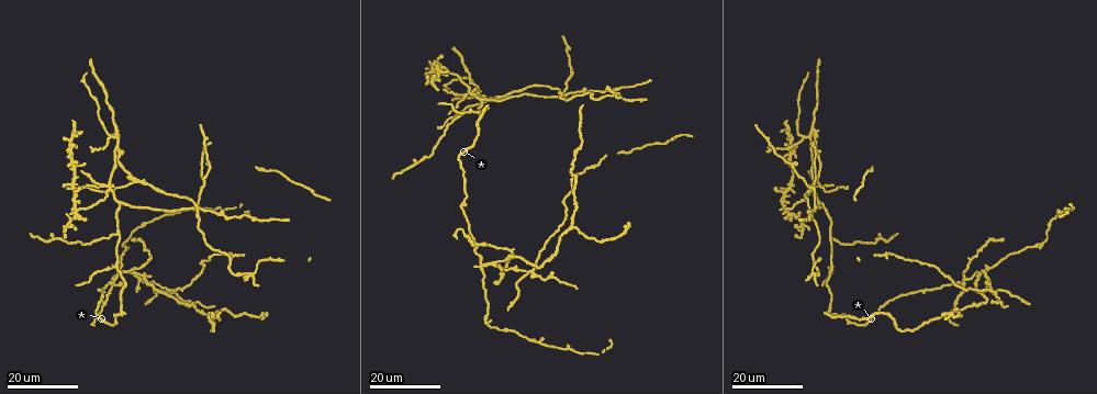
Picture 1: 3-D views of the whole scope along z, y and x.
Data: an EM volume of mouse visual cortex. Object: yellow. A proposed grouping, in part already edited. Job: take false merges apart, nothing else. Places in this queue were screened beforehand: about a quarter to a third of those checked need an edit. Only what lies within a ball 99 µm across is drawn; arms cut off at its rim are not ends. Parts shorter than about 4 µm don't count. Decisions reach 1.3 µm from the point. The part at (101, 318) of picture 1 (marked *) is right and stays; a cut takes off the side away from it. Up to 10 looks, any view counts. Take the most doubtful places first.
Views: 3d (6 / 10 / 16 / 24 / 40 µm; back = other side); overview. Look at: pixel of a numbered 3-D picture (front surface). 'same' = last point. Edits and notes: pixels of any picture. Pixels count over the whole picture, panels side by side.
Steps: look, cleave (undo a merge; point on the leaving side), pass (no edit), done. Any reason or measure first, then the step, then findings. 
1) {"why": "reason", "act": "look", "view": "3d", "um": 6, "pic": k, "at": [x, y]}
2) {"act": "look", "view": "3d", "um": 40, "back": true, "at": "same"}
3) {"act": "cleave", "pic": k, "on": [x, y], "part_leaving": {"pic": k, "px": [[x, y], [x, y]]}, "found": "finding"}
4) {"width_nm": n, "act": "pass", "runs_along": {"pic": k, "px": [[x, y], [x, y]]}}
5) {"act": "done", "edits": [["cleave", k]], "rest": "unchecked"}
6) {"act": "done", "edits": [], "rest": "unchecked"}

{"why": "a fork", "act": "look", "view": "3d", "um": 16, "pic": 1, "at": [105, 187]}

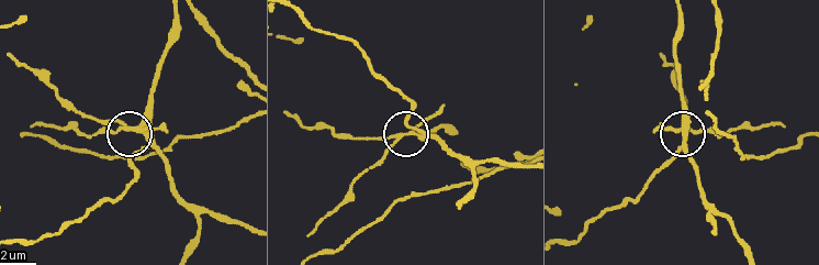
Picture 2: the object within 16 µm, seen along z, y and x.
{"act": "look", "view": "3d", "um": 10, "pic": 2, "at": [395, 144]}

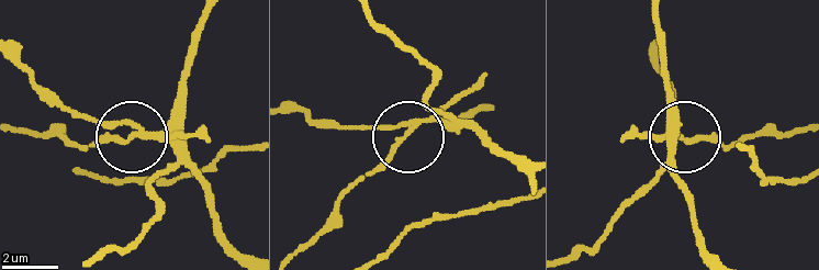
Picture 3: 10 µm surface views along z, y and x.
{"width_nm": 170, "act": "cleave", "pic": 3, "on": [118, 135], "part_leaving": {"pic": 3, "px": [[149, 133], [80, 147], [57, 133], [17, 131]]}, "found": "a second neuron is stuck on"}

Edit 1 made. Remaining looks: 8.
{"act": "look", "view": "3d", "um": 16, "pic": 1, "at": [114, 130]}

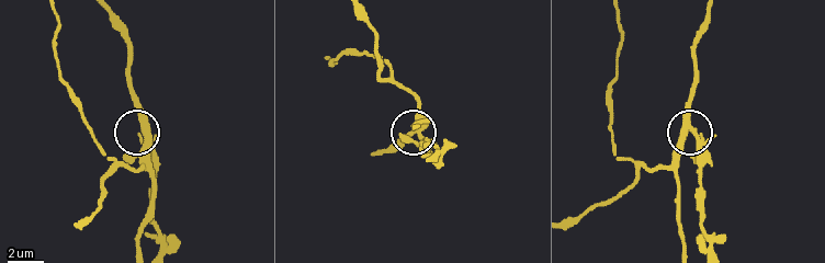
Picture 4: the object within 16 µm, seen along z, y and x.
{"act": "look", "view": "3d", "um": 10, "pic": 4, "at": [421, 136]}

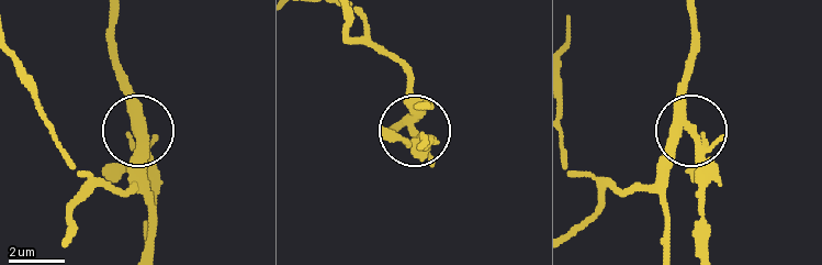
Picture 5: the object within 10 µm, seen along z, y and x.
{"arms": 3, "act": "cleave", "pic": 5, "on": [702, 157], "part_leaving": {"pic": 5, "px": [[687, 125], [700, 166], [700, 251]]}, "found": "a second neuron is stuck on"}

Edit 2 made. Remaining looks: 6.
{"act": "look", "view": "overview"}

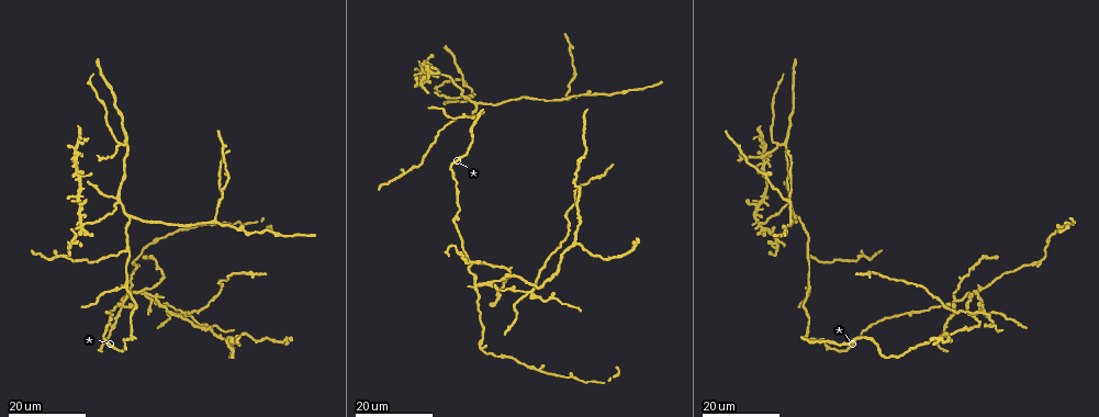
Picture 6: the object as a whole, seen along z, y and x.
{"why": "side arm on a straight run", "act": "look", "view": "3d", "um": 16, "pic": 6, "at": [791, 203]}

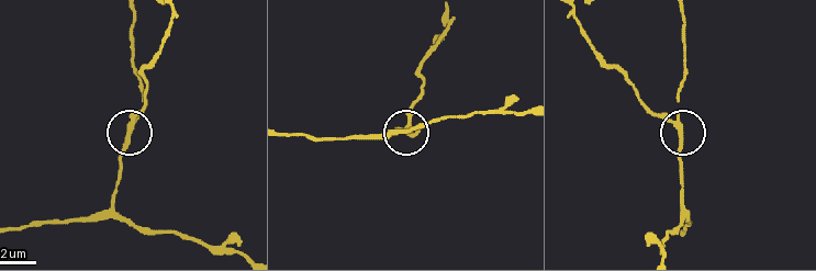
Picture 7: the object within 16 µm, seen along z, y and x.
{"why": "closer look", "act": "look", "view": "3d", "um": 6, "pic": 7, "at": [133, 122]}

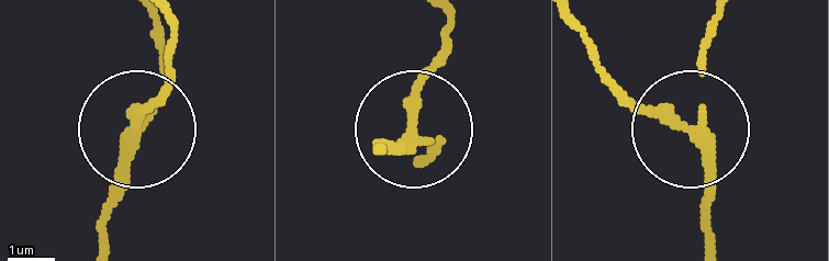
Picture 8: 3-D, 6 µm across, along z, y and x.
{"act": "pass", "runs_along": {"pic": 8, "px": [[709, 244], [705, 23]]}, "found": "continuous, no second neuron"}

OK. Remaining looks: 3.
{"why": "thin arm on a thick one", "act": "look", "view": "3d", "um": 16, "pic": 1, "at": [114, 282]}

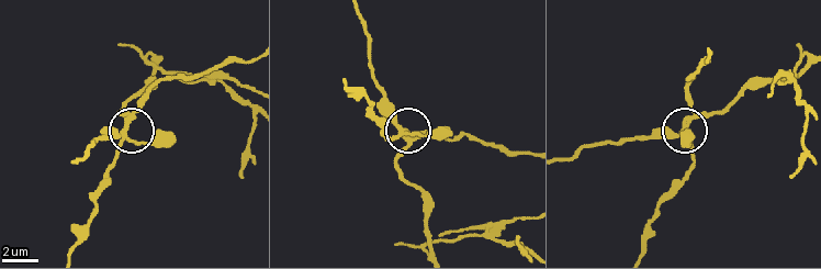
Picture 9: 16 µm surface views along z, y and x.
{"why": "closer look", "act": "look", "view": "3d", "um": 6, "pic": 9, "at": [399, 131]}

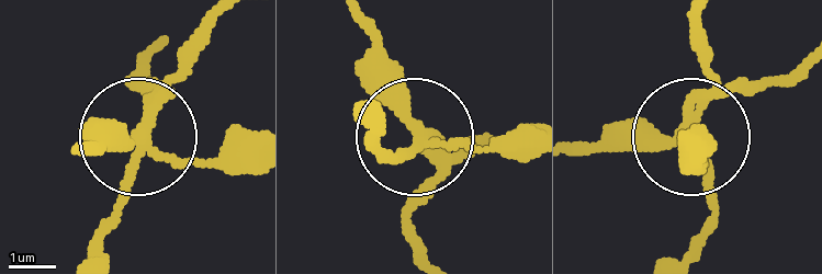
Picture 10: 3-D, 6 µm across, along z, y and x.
{"arms": 4, "act": "cleave", "pic": 10, "on": [191, 54], "part_leaving": {"pic": 10, "px": [[146, 112], [217, 22]]}, "found": "a second neuron is stuck on"}

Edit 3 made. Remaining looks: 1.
{"act": "done", "edits": [["cleave", 3], ["cleave", 5], ["cleave", 10]], "rest": "unchecked"}

